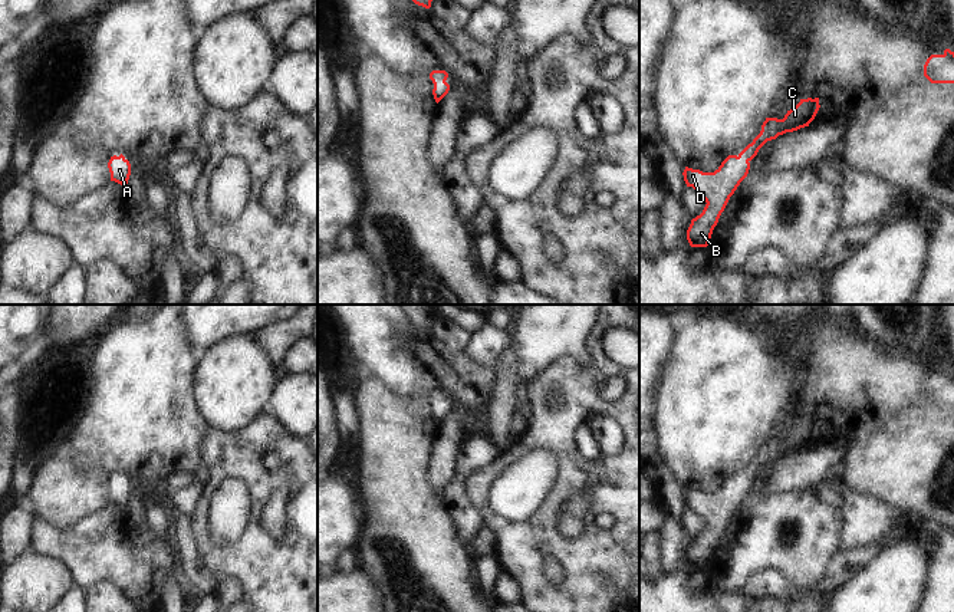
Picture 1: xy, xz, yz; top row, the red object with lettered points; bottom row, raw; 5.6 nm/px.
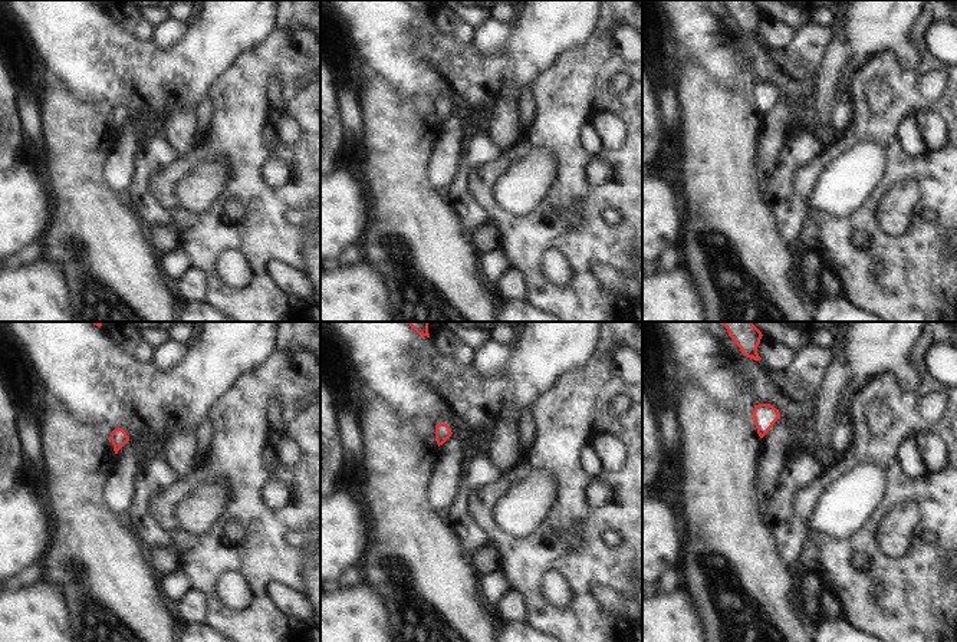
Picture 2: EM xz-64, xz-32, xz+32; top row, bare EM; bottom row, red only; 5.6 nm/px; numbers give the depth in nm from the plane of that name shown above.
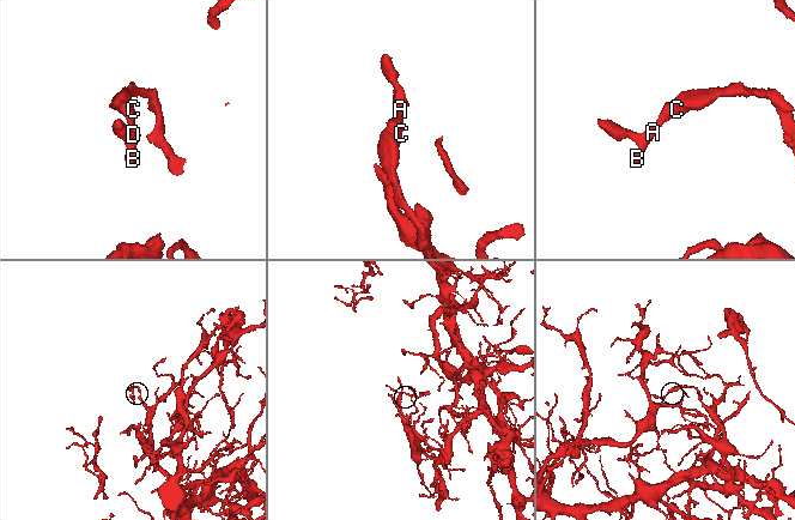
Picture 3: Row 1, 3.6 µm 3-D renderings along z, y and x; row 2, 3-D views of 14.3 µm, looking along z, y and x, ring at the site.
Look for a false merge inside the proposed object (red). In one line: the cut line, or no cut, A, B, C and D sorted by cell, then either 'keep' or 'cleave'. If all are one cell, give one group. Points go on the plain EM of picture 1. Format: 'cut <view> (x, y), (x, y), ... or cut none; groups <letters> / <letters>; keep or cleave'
cut none; groups A B C D; keep

